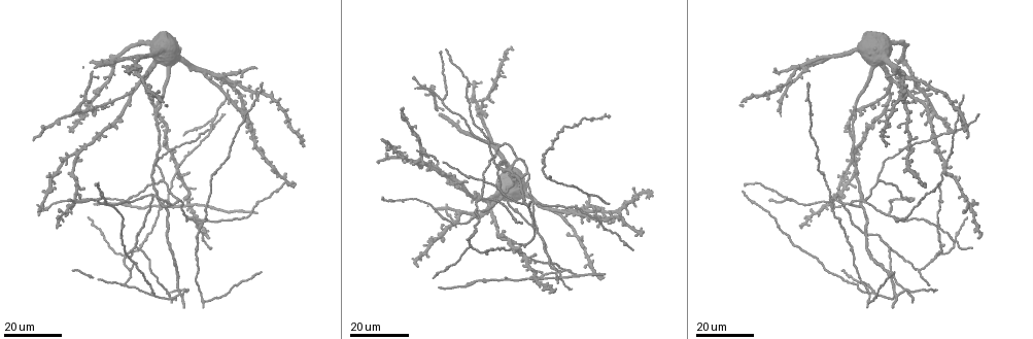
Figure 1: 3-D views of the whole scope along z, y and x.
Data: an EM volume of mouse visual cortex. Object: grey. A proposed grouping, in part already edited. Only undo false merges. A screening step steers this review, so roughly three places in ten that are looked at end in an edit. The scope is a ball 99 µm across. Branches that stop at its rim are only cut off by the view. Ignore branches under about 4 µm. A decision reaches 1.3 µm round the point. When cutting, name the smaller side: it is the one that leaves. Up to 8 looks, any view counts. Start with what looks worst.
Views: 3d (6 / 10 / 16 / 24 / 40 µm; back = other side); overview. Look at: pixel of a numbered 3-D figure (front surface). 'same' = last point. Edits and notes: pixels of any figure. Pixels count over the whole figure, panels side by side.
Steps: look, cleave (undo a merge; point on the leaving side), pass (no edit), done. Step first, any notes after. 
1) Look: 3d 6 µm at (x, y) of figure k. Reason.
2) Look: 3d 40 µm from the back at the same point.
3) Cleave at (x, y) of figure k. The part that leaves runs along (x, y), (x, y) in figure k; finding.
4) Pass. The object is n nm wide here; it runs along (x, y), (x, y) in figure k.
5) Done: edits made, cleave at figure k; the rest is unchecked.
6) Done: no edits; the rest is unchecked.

Look: 3d 24 µm at (136, 246) of figure 1. Two arms in line, one across.

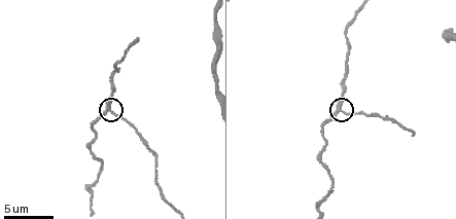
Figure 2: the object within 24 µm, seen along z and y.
Look: 3d 10 µm at (340, 112) of figure 2.

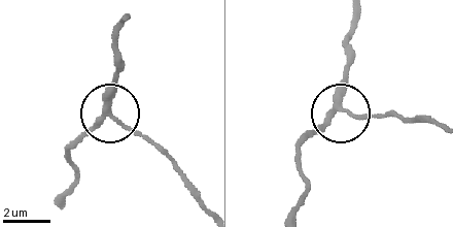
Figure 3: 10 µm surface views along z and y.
Pass. The object is 220 nm wide here; it runs along (358, 17), (346, 38), (340, 105), (299, 151) in figure 3; continuous, no second cell.

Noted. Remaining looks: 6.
Look: 3d 24 µm at (496, 188) of figure 1. Arms part here.

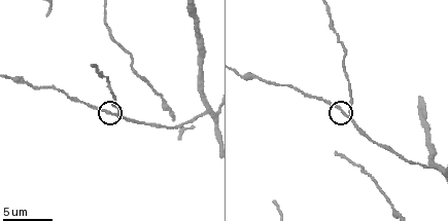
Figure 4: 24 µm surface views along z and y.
Look: 3d 6 µm at (115, 115) of figure 4.

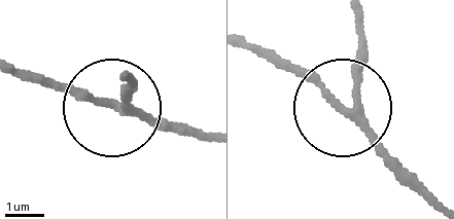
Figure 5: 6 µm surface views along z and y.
Pass. The object is 200 nm wide here; it runs along (207, 137), (43, 80) in figure 5; all the same cell.

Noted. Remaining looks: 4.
Look: 3d 24 µm at (186, 217) of figure 1. A fork.

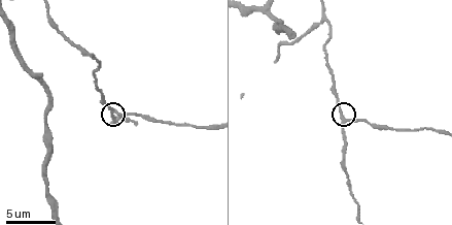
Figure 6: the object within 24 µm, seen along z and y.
Look: 3d 6 µm at (118, 111) of figure 6. Closer look.

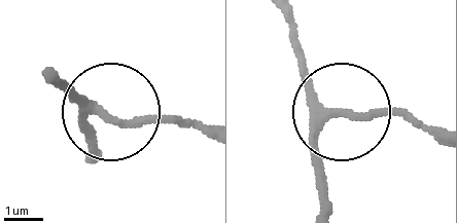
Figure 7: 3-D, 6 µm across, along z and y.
Look: 3d 6 µm from the back at (330, 117) of figure 7.

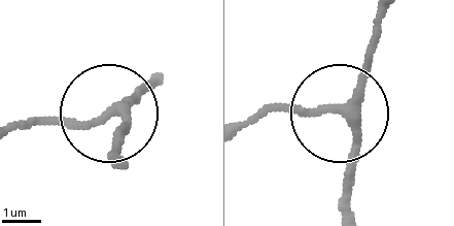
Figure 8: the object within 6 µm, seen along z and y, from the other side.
Pass. The object is 230 nm wide here; continuous, no second cell.

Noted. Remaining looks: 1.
Look: 3d 6 µm at (439, 169) of figure 4. Three arms meet.

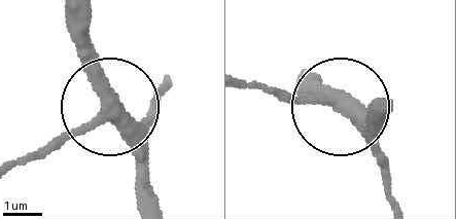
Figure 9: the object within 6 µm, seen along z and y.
Pass. One cell here.

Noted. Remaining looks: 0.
Done: no edits; the rest is unchecked.

